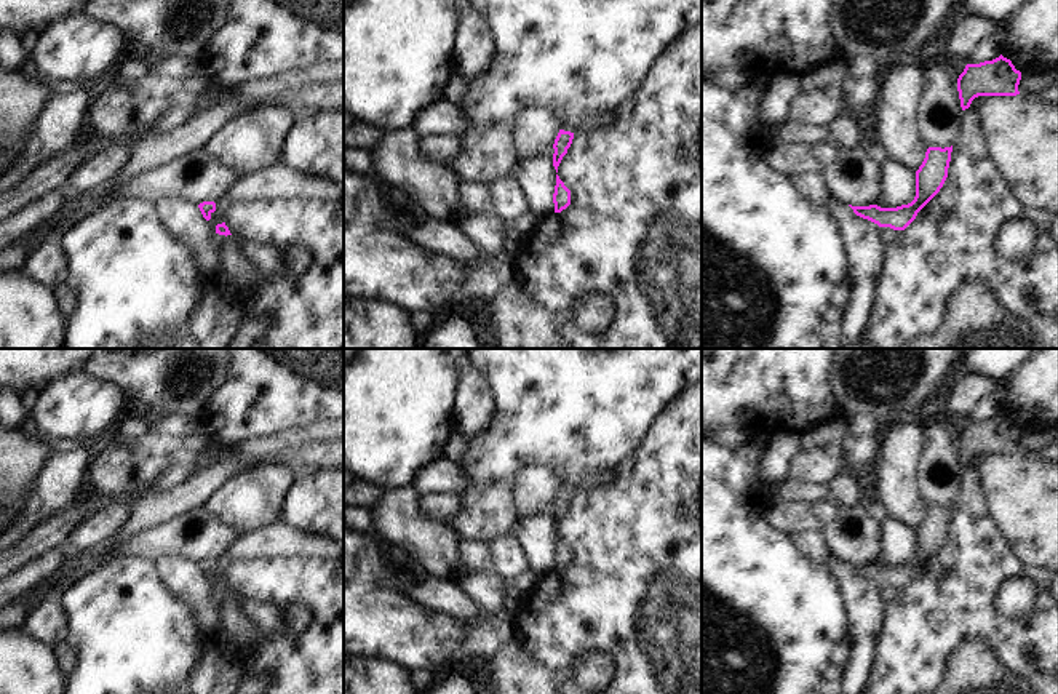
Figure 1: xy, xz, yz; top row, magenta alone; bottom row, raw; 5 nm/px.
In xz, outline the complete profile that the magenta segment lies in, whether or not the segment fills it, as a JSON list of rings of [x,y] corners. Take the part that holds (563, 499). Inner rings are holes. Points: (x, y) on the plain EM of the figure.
[[[559,488],[559,491],[555,497],[555,502],[553,502],[553,507],[555,507],[553,524],[555,524],[556,531],[558,531],[558,524],[561,521],[563,515],[567,512],[567,507],[572,502],[572,497],[574,497],[574,491]]]

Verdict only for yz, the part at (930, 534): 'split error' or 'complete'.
complete

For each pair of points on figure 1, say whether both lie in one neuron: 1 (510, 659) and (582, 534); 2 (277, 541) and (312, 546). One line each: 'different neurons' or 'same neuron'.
1: different neurons
2: same neuron

